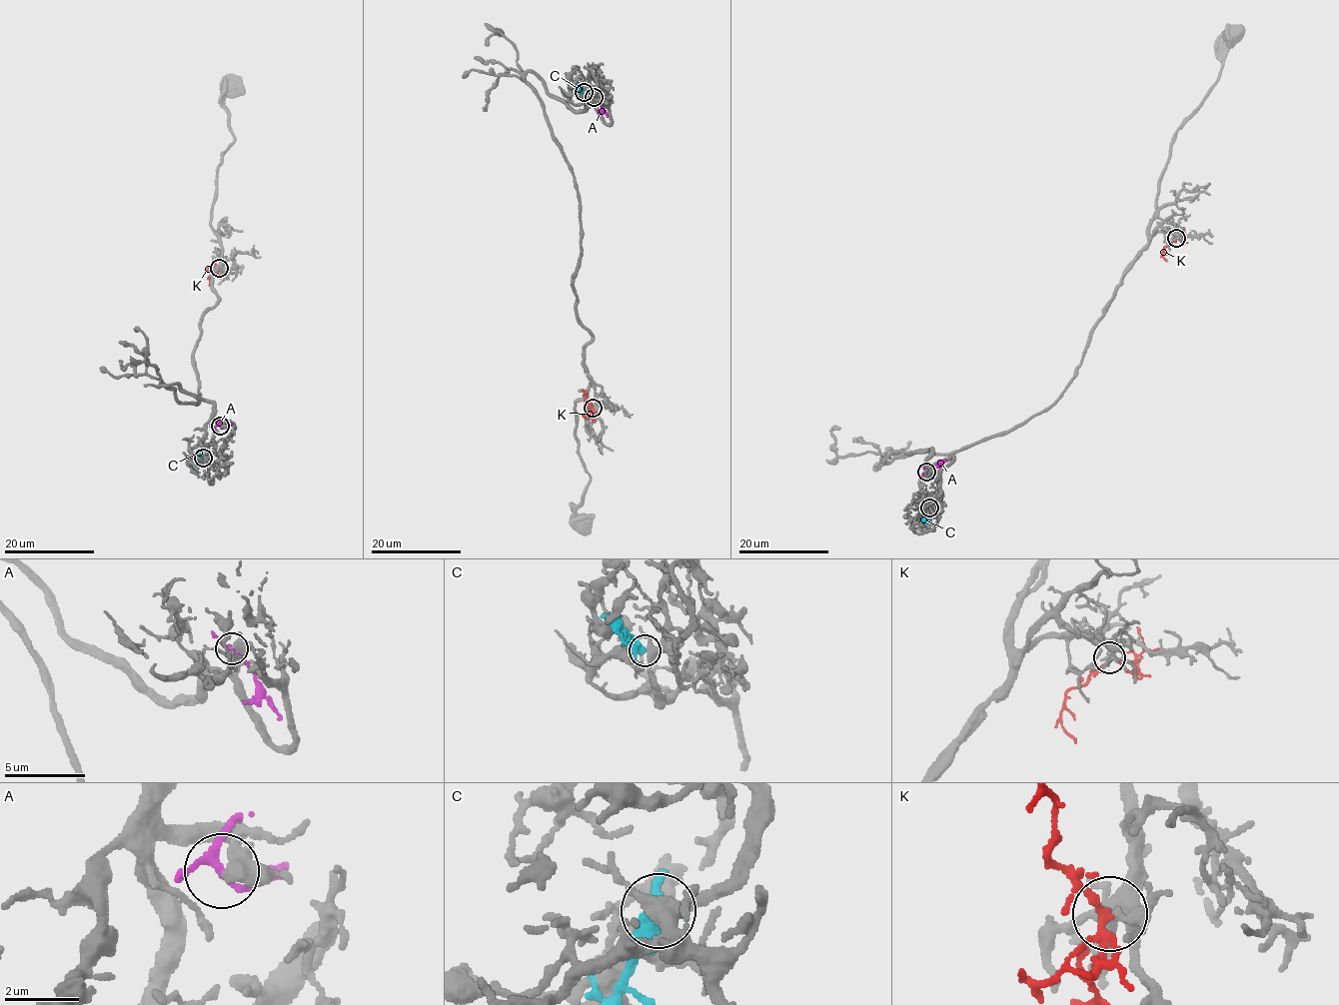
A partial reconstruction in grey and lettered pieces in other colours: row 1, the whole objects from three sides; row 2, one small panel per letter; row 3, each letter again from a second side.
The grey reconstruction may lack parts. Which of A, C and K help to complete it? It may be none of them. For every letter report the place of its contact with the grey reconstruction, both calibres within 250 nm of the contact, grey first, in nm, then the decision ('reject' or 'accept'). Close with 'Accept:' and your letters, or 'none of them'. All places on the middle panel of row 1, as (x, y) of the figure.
A: contact (594, 97); calibres 380 and 170 nm; reject
C: contact (584, 92); calibres 360 and 400 nm; reject
K: contact (593, 408); calibres 220 and 170 nm; accept
Accept: K

